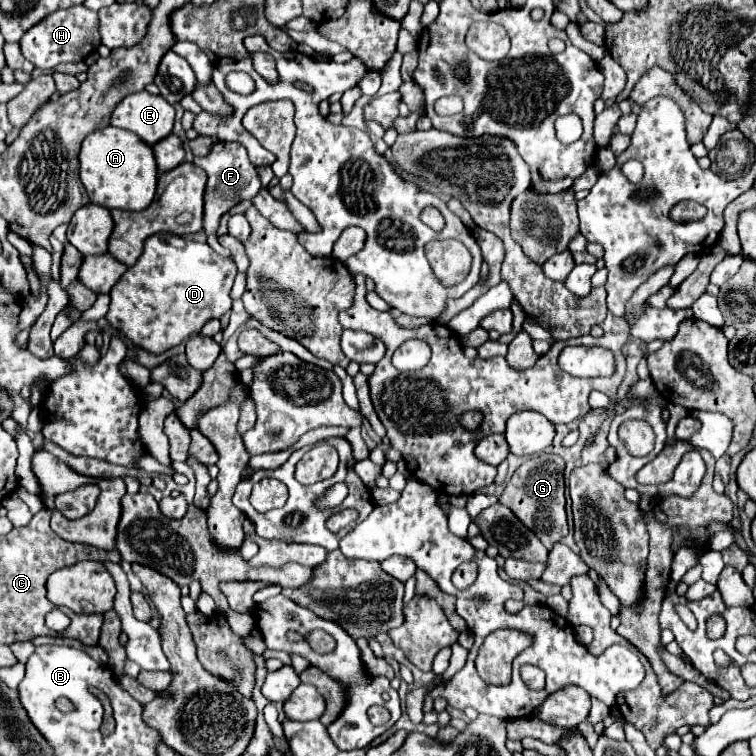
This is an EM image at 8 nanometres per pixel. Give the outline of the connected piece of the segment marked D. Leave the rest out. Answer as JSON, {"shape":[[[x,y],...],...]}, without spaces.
{"shape":[[[157,233],[145,241],[143,255],[127,269],[121,281],[111,289],[111,305],[107,321],[121,331],[133,345],[151,353],[163,353],[191,335],[197,335],[209,319],[219,319],[231,309],[231,287],[237,275],[237,265],[231,257],[215,253],[207,243],[183,239],[173,233]]]}

